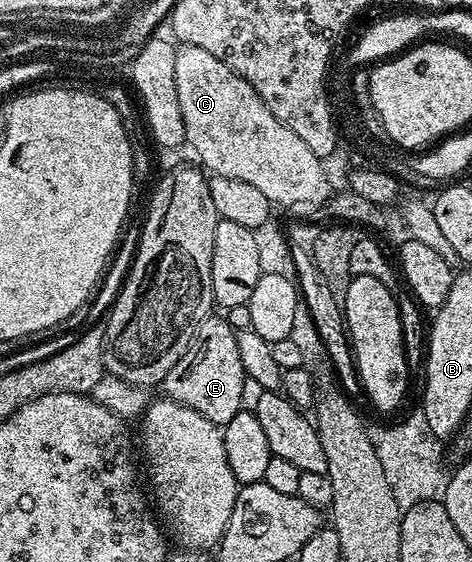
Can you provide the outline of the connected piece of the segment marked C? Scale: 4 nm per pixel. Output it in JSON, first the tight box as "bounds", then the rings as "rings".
{"bounds":[174,44,333,219],"rings":[[[182,44],[175,53],[174,59],[174,83],[177,86],[178,107],[181,109],[182,122],[185,123],[186,144],[191,145],[196,155],[199,157],[199,162],[210,174],[229,179],[239,179],[242,182],[250,183],[252,187],[256,187],[263,192],[265,198],[269,199],[272,206],[276,208],[285,207],[286,211],[295,216],[295,219],[309,219],[322,206],[323,208],[328,204],[328,201],[333,195],[333,186],[327,183],[327,180],[318,166],[317,156],[313,151],[309,150],[304,142],[296,134],[280,123],[279,119],[269,111],[269,107],[265,106],[264,101],[254,91],[253,87],[245,79],[241,79],[229,66],[221,59],[217,59],[215,55],[204,51],[201,47],[193,47],[192,45]]]}

